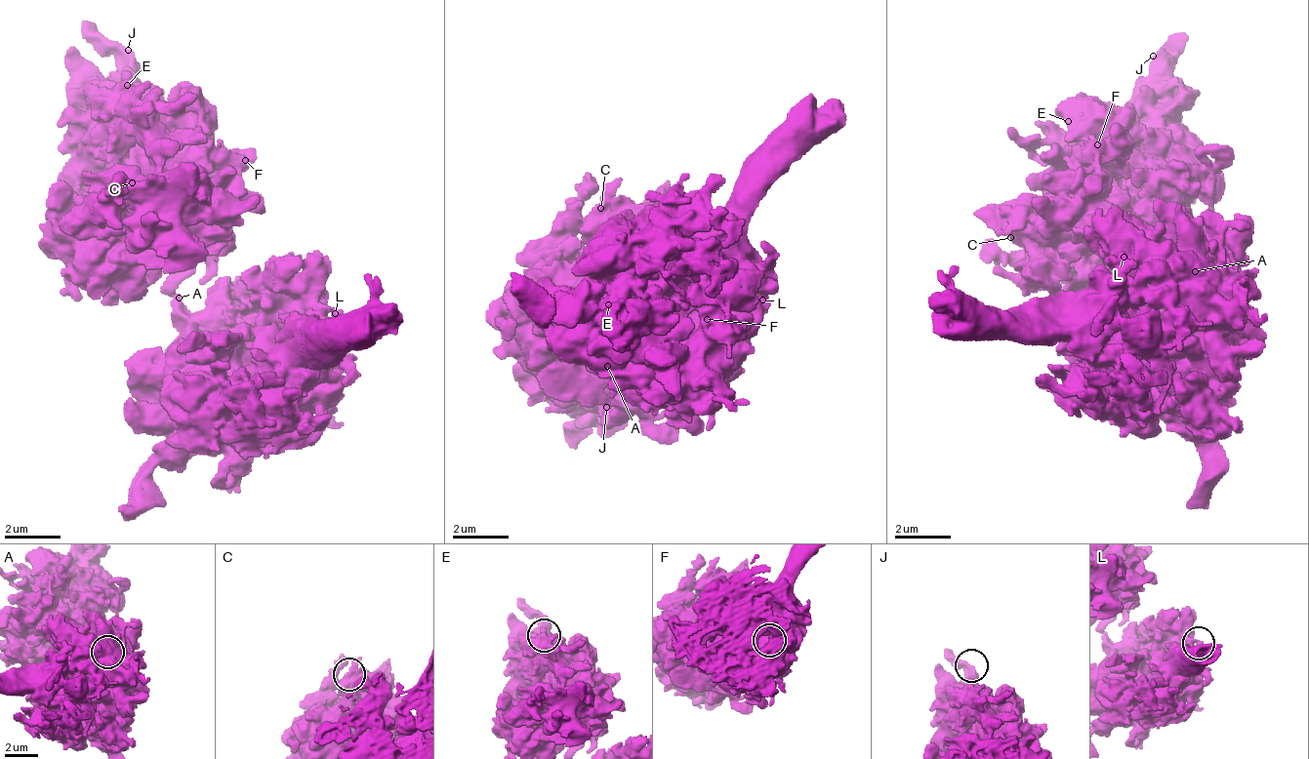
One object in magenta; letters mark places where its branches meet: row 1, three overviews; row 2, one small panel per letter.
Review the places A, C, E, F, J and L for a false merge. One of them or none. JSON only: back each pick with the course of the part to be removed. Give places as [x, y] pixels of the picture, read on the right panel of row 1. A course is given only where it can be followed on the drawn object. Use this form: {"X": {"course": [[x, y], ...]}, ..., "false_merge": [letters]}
{"A": {"course": [[1194, 273], [1176, 271], [1105, 314], [1073, 306], [1032, 323], [930, 308]]}, "false_merge": ["A"]}

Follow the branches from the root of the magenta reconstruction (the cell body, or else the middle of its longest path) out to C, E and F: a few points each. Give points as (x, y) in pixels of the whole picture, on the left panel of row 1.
C: (230, 293), (210, 275), (210, 261), (193, 249), (179, 219), (132, 182)
E: (230, 293), (210, 275), (210, 261), (194, 245), (194, 225), (170, 199), (160, 128), (137, 102), (127, 85)
F: (230, 293), (210, 275), (210, 261), (194, 245), (194, 225), (223, 179), (239, 170), (245, 160)

